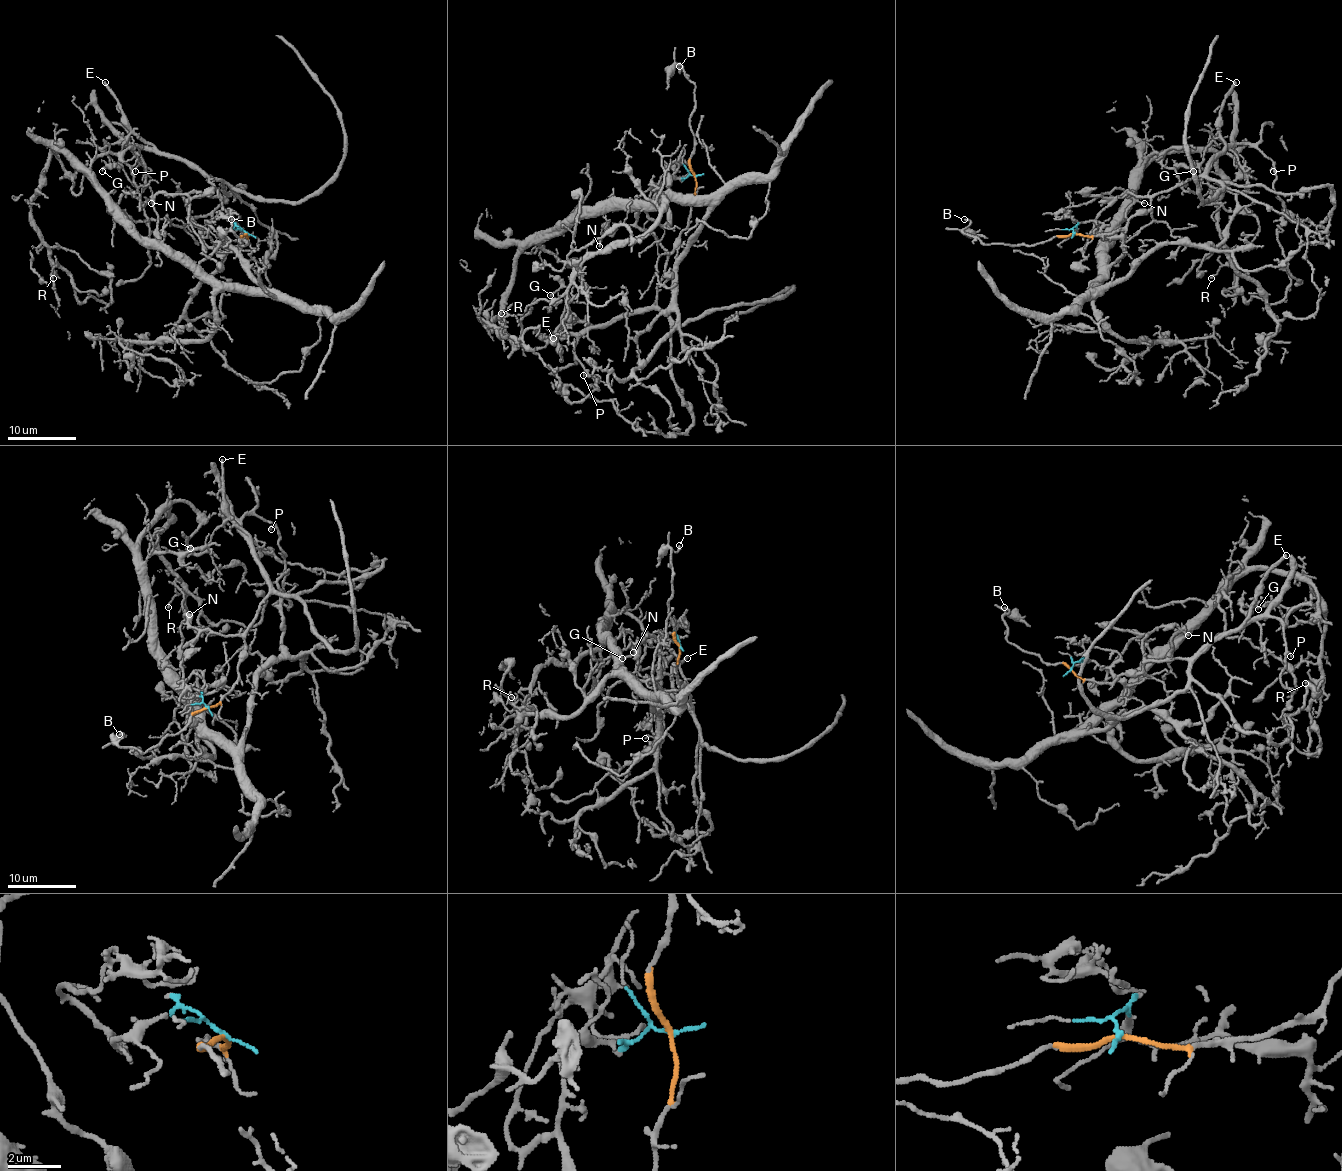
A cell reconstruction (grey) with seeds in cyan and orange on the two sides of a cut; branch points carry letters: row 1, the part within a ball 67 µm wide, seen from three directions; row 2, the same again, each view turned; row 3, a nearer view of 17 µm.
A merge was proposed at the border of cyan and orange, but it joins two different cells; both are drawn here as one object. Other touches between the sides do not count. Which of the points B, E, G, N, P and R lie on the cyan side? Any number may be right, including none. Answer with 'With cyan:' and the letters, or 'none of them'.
With cyan: R

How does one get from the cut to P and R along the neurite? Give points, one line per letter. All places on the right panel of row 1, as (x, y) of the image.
P: (1074, 233), (1119, 231), (1144, 214), (1156, 194), (1199, 177), (1238, 145), (1255, 145), (1274, 172)
R: (1074, 233), (1117, 235), (1108, 265), (1129, 185), (1153, 160), (1212, 151), (1231, 262), (1211, 277)

